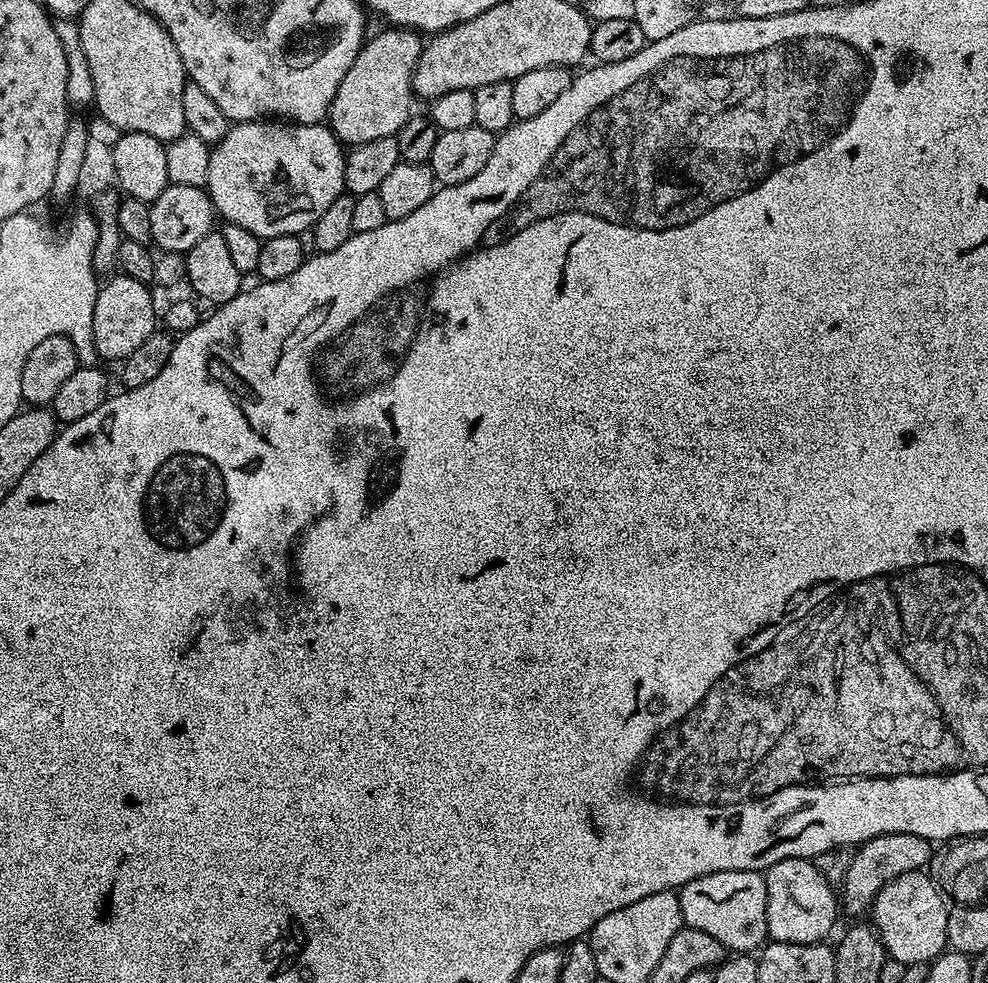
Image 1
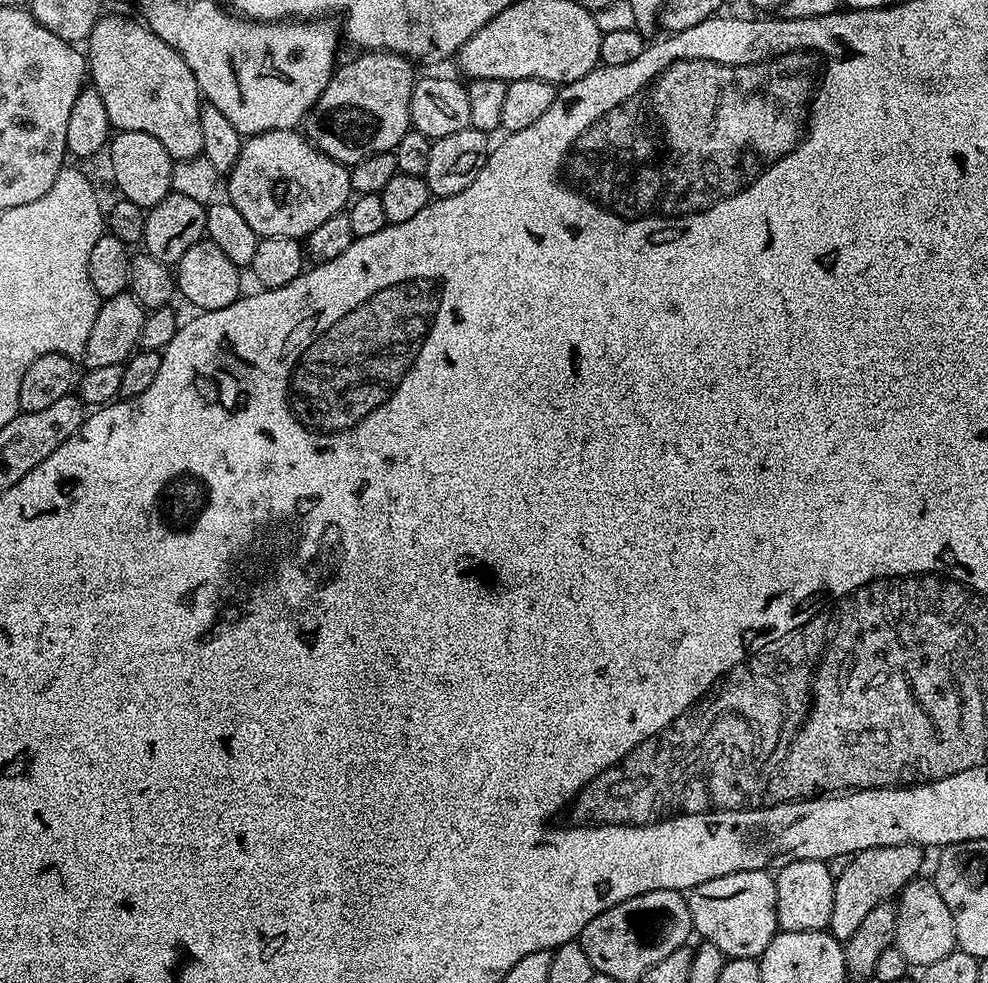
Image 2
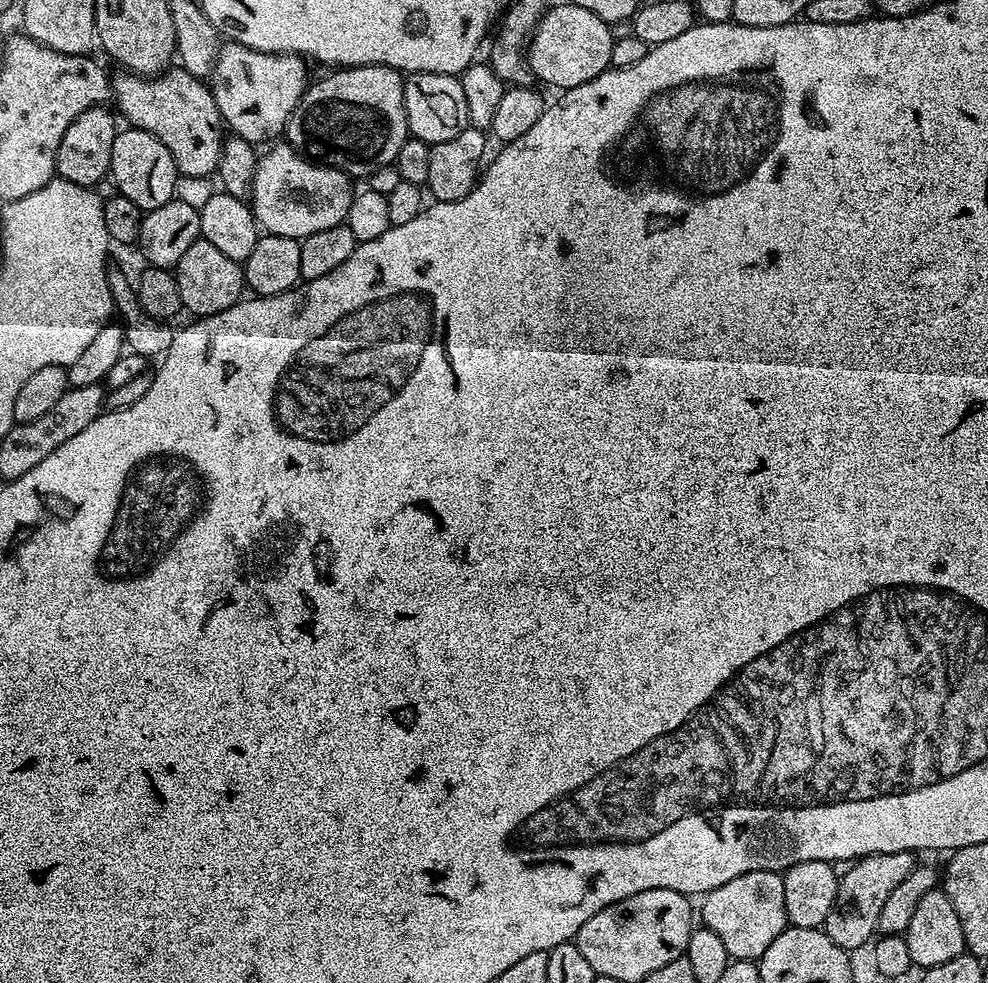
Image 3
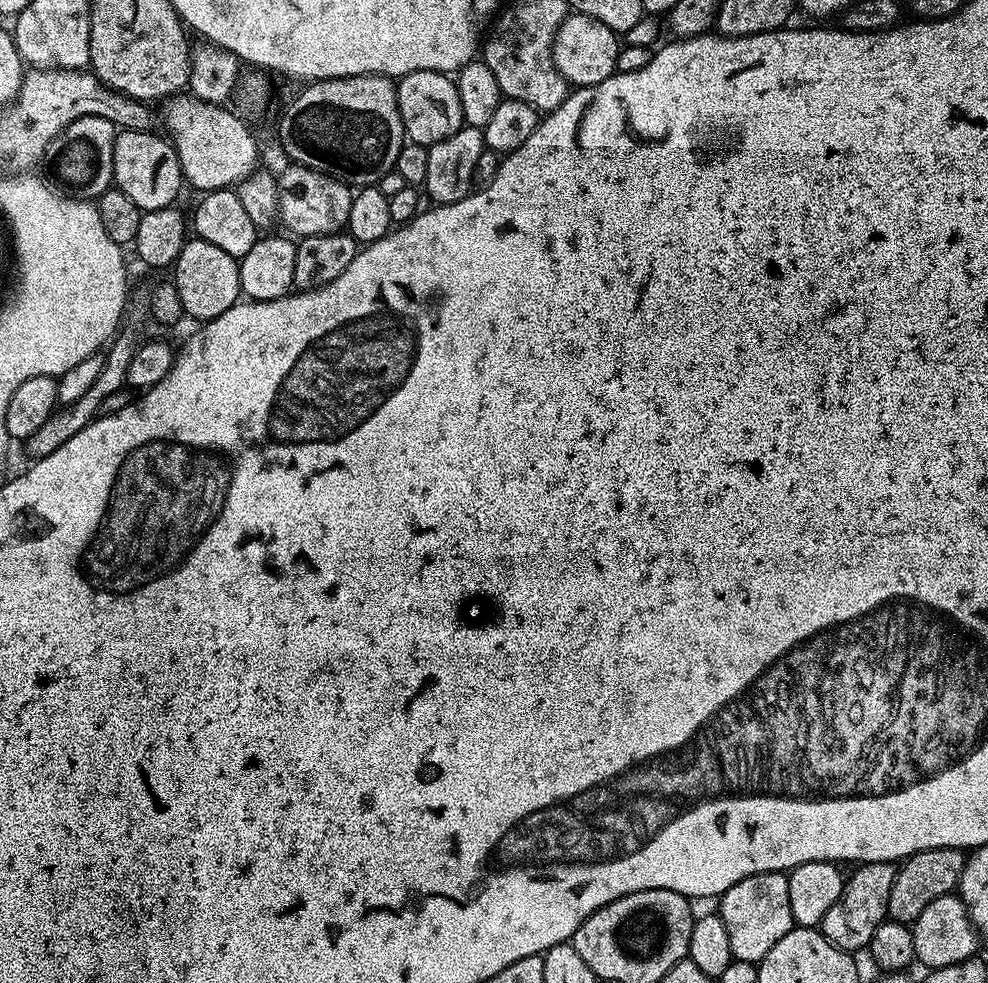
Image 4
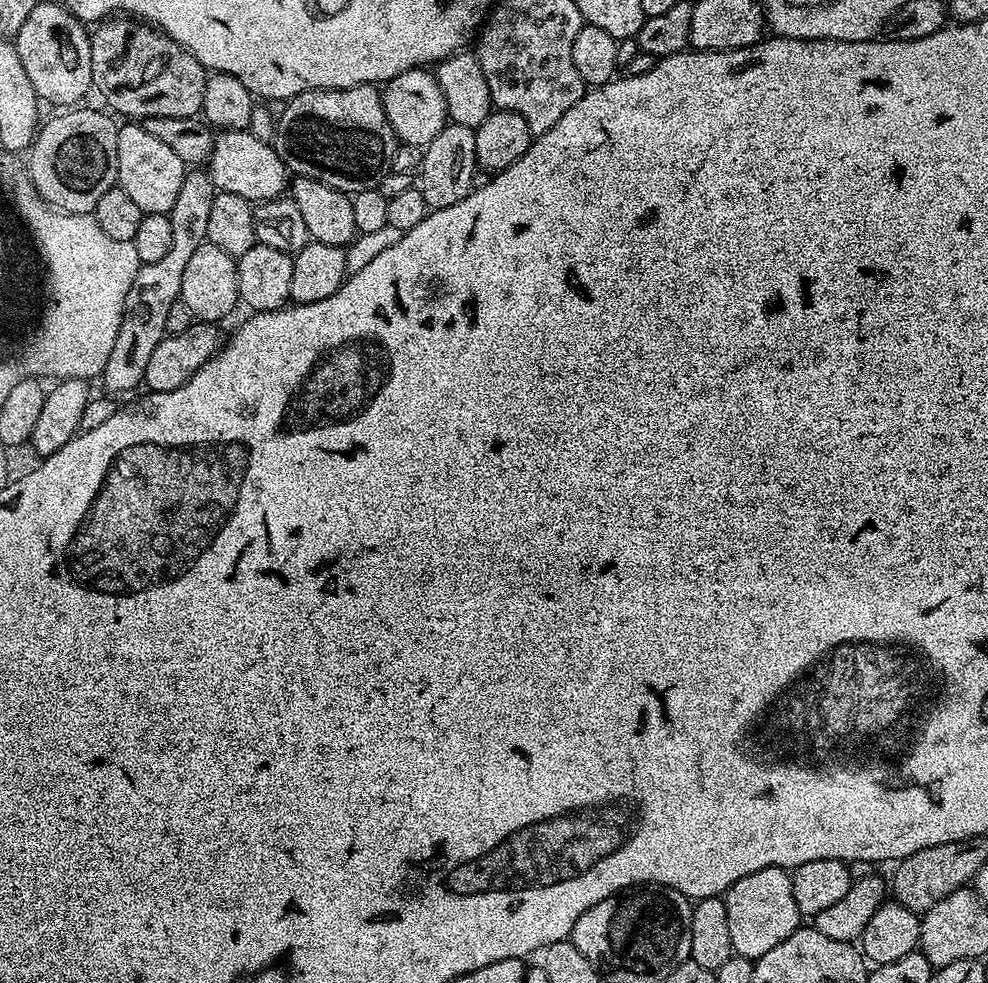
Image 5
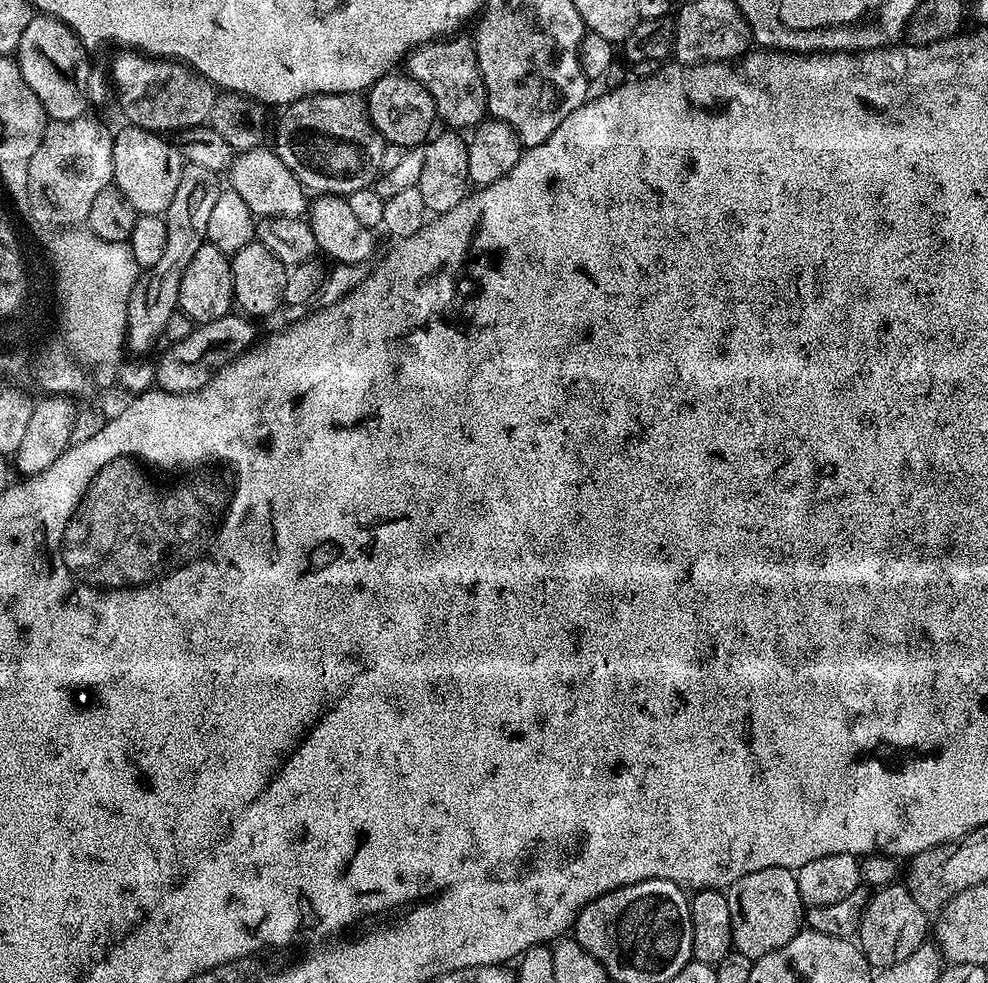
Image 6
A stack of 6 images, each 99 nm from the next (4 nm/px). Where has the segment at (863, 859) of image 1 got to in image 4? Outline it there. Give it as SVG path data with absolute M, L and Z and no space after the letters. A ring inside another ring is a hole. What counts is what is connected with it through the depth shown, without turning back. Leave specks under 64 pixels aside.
M890 860L886 862L864 862L853 867L851 876L845 879L844 889L838 898L838 902L834 902L834 906L830 906L830 910L826 910L826 918L822 918L822 922L818 925L819 931L823 932L824 937L831 944L838 946L844 952L853 954L859 953L859 948L867 949L871 945L874 930L878 930L878 926L889 919L890 890L894 886L896 870L897 865Z

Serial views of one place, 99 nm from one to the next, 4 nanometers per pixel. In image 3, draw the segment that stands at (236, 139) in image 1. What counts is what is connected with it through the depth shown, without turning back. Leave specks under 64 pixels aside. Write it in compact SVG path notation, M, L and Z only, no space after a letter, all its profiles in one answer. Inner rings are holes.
M280 142L268 153L261 155L256 162L250 207L257 225L269 236L285 236L291 240L301 241L310 234L318 234L318 230L330 230L330 226L338 226L348 219L350 202L354 195L353 181L337 168L329 168L307 155L301 154L287 142Z

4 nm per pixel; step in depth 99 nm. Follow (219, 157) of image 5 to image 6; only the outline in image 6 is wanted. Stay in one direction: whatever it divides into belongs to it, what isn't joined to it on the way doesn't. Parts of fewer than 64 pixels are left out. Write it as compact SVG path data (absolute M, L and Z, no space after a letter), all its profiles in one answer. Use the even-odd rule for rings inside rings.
M262 146L260 148L252 148L249 152L239 153L236 157L236 163L230 170L230 186L238 194L242 194L242 198L246 201L246 206L250 206L250 210L257 218L269 218L273 216L281 216L282 218L303 217L310 208L310 196L306 191L300 179L290 170L290 166L286 166L286 162L282 162L282 158L276 156L275 151L271 147Z

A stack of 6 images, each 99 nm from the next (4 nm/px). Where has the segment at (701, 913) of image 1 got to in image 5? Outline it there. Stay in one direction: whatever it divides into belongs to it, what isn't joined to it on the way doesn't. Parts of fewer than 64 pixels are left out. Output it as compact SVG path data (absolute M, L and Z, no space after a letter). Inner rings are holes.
M763 868L746 878L738 878L723 897L726 918L730 921L730 942L733 953L753 962L762 954L770 954L778 942L786 942L801 927L798 902L794 902L792 877L782 868Z

